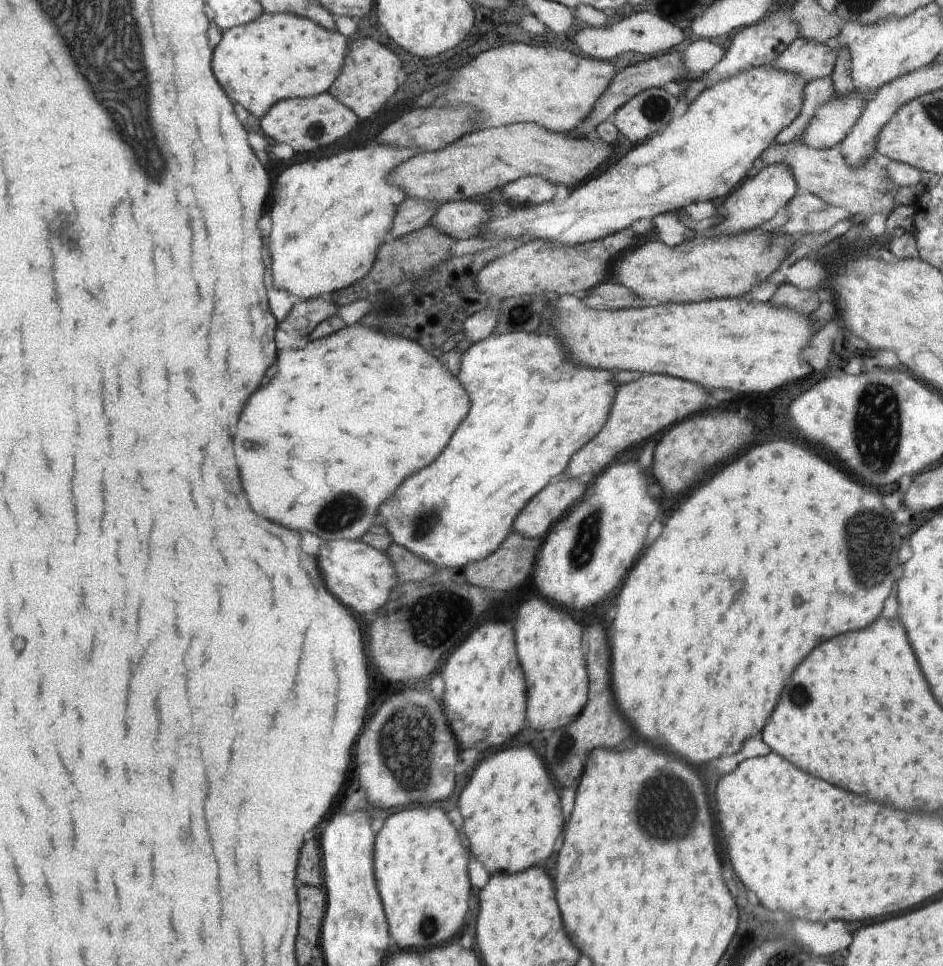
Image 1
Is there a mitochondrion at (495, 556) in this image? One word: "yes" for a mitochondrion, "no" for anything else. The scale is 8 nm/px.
no

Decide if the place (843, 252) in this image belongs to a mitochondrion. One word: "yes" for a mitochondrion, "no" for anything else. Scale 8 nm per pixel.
no

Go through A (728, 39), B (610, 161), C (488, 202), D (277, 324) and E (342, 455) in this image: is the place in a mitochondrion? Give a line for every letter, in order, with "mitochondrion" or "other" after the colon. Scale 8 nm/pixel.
A: other
B: other
C: other
D: other
E: other

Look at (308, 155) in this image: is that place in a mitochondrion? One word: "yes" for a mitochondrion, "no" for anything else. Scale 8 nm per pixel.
no

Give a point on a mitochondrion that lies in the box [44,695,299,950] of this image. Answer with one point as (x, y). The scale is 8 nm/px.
(184, 839)

